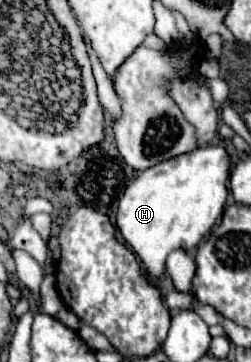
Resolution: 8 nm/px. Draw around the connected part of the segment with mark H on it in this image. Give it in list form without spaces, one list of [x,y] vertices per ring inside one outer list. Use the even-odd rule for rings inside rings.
[[[222,145],[198,147],[142,171],[124,191],[116,227],[144,263],[152,279],[160,277],[170,251],[194,249],[224,211],[228,197],[230,155]]]

